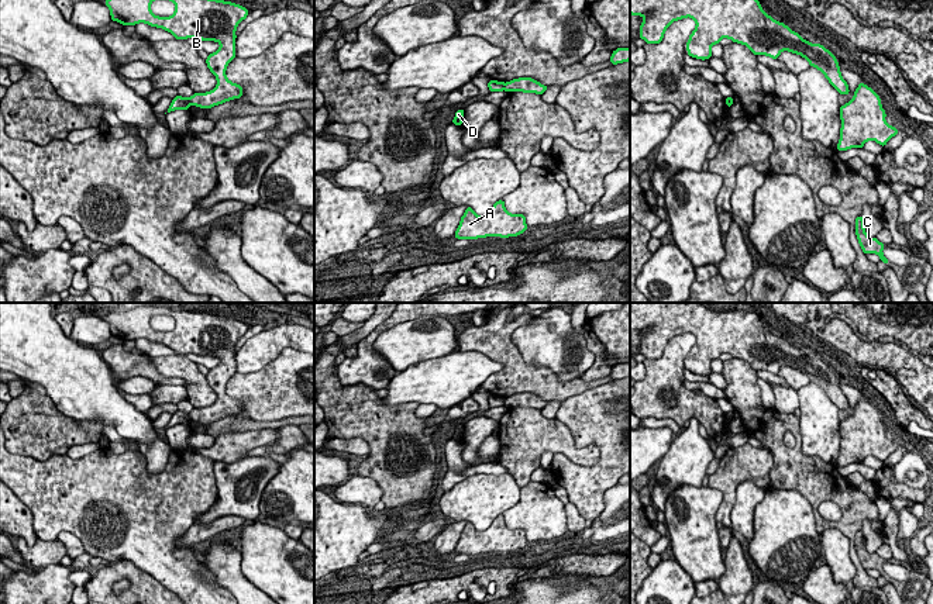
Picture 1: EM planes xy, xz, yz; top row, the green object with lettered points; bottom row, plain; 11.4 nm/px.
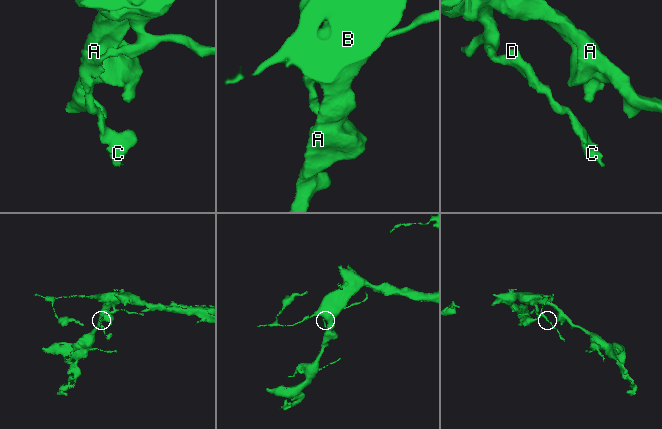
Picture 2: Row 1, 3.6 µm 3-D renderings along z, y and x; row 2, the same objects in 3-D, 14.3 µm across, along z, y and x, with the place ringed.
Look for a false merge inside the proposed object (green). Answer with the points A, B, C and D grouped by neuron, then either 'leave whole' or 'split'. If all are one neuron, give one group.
groups A B / C D; split

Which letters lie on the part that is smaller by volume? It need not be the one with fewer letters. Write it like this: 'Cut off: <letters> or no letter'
Cut off: C, D

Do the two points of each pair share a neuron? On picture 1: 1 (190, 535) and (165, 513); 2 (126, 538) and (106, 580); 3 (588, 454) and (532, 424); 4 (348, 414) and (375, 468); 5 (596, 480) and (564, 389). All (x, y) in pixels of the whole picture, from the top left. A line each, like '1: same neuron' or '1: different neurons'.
1: different neurons
2: different neurons
3: same neuron
4: same neuron
5: different neurons

